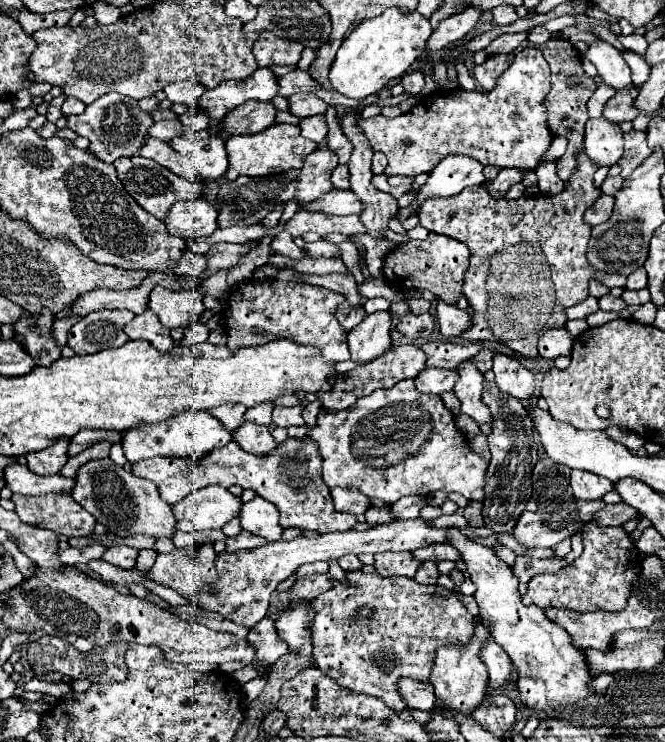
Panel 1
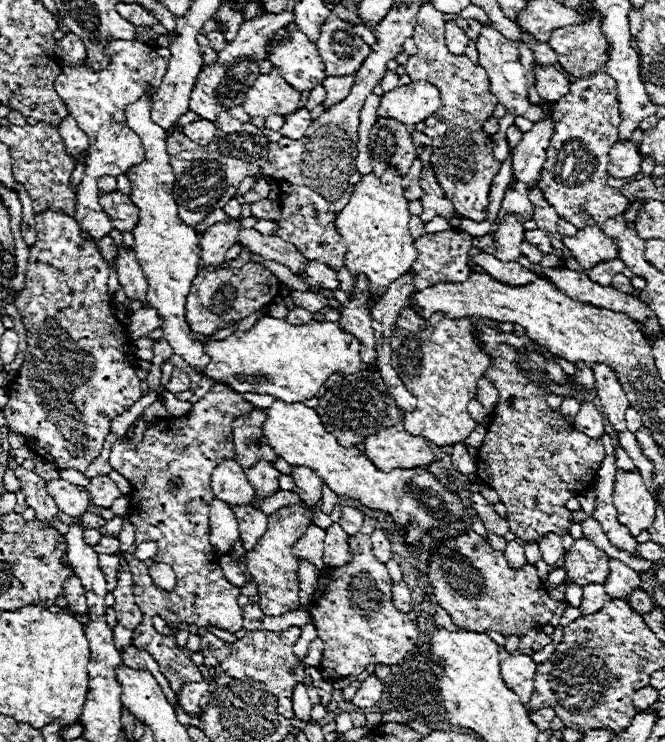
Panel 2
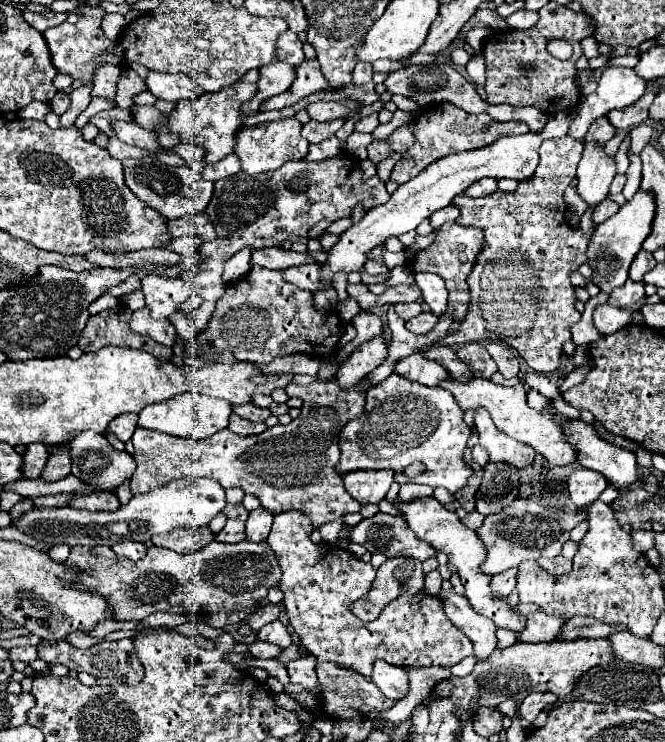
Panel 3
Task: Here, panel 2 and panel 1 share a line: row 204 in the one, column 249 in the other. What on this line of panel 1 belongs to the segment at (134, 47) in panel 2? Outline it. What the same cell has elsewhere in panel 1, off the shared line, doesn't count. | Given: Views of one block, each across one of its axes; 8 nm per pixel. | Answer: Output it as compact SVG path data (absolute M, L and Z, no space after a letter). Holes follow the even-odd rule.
M258 68L254 74L240 82L228 80L214 90L206 90L200 100L200 108L206 110L210 118L222 120L232 108L238 108L248 100L268 102L276 94L278 94L276 74L270 68Z

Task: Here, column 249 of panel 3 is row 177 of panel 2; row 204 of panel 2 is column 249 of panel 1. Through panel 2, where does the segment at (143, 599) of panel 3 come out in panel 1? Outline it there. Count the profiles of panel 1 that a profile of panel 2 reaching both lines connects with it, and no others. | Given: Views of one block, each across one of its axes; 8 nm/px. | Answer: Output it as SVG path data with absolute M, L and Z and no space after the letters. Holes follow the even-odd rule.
M416 518L416 520L394 520L390 524L380 524L364 532L348 530L348 532L332 532L322 534L316 538L294 538L290 542L278 540L268 542L262 548L254 550L240 550L240 552L222 552L216 558L216 570L218 570L218 594L210 590L200 592L202 608L214 610L222 614L224 618L242 624L246 628L252 628L256 622L260 622L266 616L266 610L270 606L270 596L276 590L280 582L284 582L288 576L292 576L302 564L316 562L316 560L338 560L346 554L378 554L378 552L398 552L398 550L416 550L424 548L428 544L446 544L448 542L448 528L432 528L430 522Z

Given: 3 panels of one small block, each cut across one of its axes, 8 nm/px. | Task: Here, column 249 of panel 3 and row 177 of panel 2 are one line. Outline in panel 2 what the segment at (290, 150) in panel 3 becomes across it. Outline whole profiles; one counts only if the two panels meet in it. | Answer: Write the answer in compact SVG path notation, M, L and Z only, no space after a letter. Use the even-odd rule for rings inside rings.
M144 94L138 102L126 106L124 114L128 128L140 136L142 146L146 150L146 160L140 166L132 166L126 176L132 182L130 200L140 210L140 224L132 230L132 234L136 260L148 280L148 302L162 316L160 328L164 330L164 338L168 340L172 352L178 354L184 362L188 362L188 366L192 366L196 372L200 372L204 370L204 366L208 366L210 358L204 354L204 342L200 342L192 334L184 316L186 296L190 292L192 280L200 270L200 238L178 216L178 206L172 196L174 172L166 150L166 134L150 118L150 94Z

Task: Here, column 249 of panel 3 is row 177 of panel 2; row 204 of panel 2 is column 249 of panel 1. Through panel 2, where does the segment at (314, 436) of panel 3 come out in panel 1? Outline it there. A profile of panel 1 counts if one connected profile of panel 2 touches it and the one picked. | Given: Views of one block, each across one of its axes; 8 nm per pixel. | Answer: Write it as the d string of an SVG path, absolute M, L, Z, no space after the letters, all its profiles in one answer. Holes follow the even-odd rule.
M288 438L284 444L280 444L274 452L268 456L254 456L244 452L236 442L230 442L222 448L216 448L200 462L188 462L178 458L148 458L132 464L132 474L152 480L156 488L160 490L162 500L168 504L180 502L190 492L196 492L200 488L220 484L224 488L230 488L232 484L238 484L242 488L254 490L258 496L270 500L276 504L280 512L280 526L282 528L300 528L300 530L314 530L320 534L328 532L346 532L352 530L356 524L356 516L342 514L334 510L332 496L328 486L322 480L322 460L316 450L316 444L310 438L304 440L292 440Z

